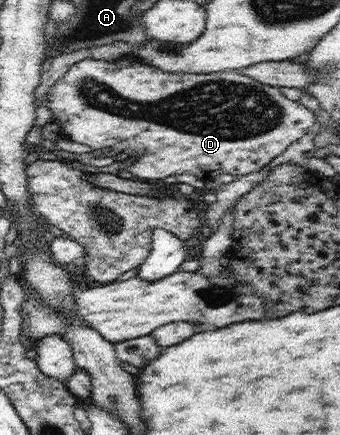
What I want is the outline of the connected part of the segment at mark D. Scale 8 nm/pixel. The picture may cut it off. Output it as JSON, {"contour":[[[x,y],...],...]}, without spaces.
{"contour":[[[132,55],[123,56],[113,61],[99,61],[87,58],[75,62],[62,79],[58,78],[56,83],[51,85],[46,99],[48,100],[46,106],[52,111],[52,120],[60,121],[62,137],[66,137],[70,141],[76,141],[76,143],[84,143],[84,145],[88,145],[92,149],[94,149],[94,143],[96,143],[96,149],[114,147],[114,145],[124,143],[124,141],[128,141],[128,145],[134,145],[134,148],[140,145],[140,147],[144,147],[144,155],[142,155],[142,159],[138,159],[137,176],[144,181],[160,183],[169,182],[174,175],[180,173],[191,173],[200,179],[212,179],[217,175],[222,175],[222,173],[231,173],[239,177],[258,171],[268,165],[274,157],[282,155],[286,151],[286,147],[293,141],[300,139],[306,133],[306,129],[312,127],[317,120],[317,117],[299,101],[288,99],[280,91],[280,87],[260,83],[255,79],[242,75],[239,71],[226,70],[212,74],[164,73],[164,71],[160,71],[156,67],[148,67],[148,65],[141,64],[138,60],[134,60]]]}

